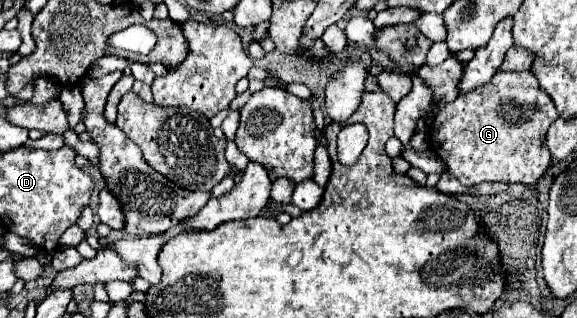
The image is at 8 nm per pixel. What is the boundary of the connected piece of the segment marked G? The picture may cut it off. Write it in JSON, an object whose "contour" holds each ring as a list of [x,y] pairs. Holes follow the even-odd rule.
{"contour":[[[496,72],[490,84],[484,84],[478,92],[458,96],[436,118],[428,128],[430,148],[436,154],[440,152],[448,172],[464,186],[480,182],[536,184],[552,162],[544,136],[558,112],[530,72]],[[508,108],[514,116],[508,116]]]}

